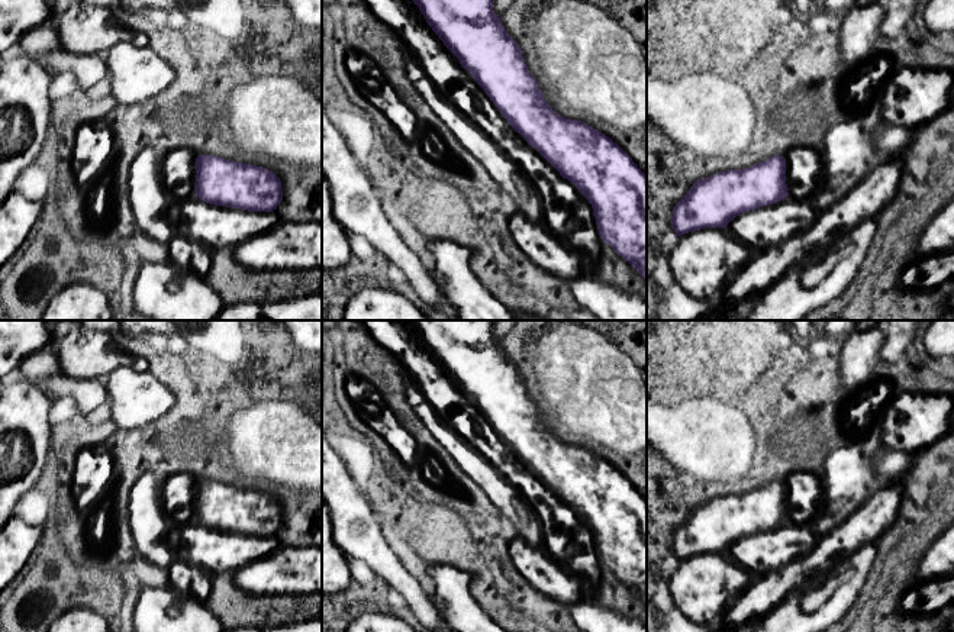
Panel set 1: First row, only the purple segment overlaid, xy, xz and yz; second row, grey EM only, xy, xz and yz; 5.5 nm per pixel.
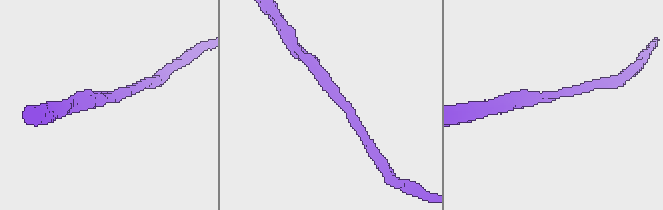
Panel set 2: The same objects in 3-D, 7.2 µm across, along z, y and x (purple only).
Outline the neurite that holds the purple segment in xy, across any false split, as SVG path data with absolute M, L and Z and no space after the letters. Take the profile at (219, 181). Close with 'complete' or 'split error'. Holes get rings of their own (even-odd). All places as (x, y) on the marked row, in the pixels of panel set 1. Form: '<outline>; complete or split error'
M215 155L196 158L194 191L206 203L248 212L273 212L283 200L273 171Z; complete

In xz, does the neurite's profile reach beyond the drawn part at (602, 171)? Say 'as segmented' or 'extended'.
as segmented

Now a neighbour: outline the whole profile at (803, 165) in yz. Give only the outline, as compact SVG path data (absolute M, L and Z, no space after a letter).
M793 146L786 152L787 193L796 201L809 201L821 180L821 151L805 146Z

